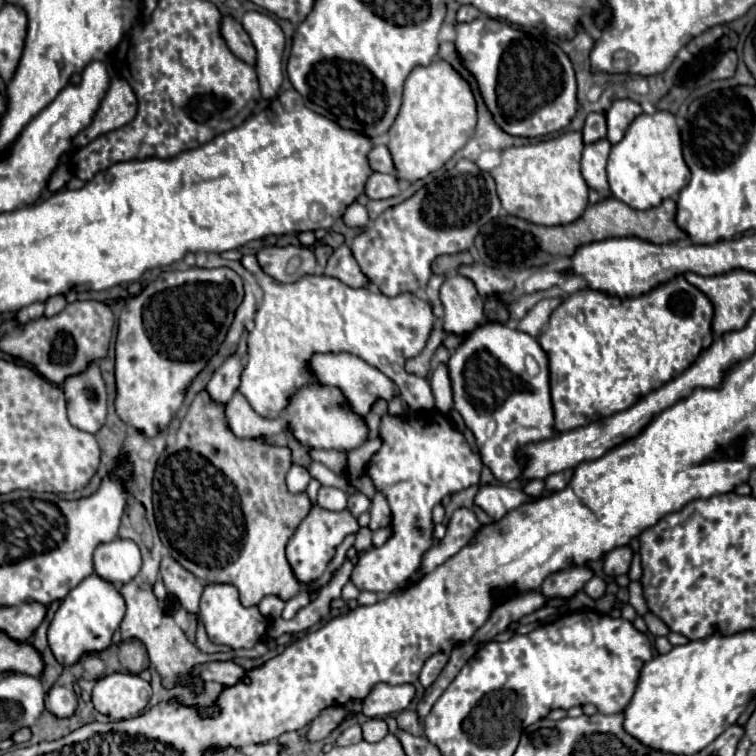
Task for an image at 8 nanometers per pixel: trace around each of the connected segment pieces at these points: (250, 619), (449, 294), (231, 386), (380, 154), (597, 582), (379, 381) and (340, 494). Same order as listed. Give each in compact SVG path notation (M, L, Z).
M211 584L205 586L205 592L201 596L201 620L207 630L207 638L213 644L225 644L231 648L253 648L259 640L265 638L269 620L261 616L257 606L245 608L239 602L239 592L231 584Z
M453 272L441 286L441 302L445 308L443 328L453 334L465 334L475 330L483 320L483 298L475 284Z
M233 354L213 372L205 390L209 392L209 396L215 404L227 404L231 400L233 392L239 386L241 370L243 370L243 366L239 364L239 358Z
M377 144L371 154L369 154L369 162L371 162L371 168L375 172L383 172L383 174L395 174L395 164L391 160L391 152L385 144Z
M593 576L593 578L585 584L583 592L587 592L593 600L599 600L599 598L605 594L605 588L607 588L605 580L603 580L603 578L599 578L599 576Z
M339 352L339 354L315 354L311 356L309 360L309 372L313 374L313 382L319 384L319 386L331 386L331 388L337 388L341 390L345 402L349 404L349 408L359 414L359 416L365 416L373 402L377 398L385 398L385 400L391 400L397 392L393 380L389 380L383 372L379 372L377 368L369 366L367 362L363 362L361 358L353 356L353 354L347 354L347 352Z
M321 486L319 488L319 498L317 498L317 504L321 508L327 508L327 510L343 510L347 506L347 494L339 488L327 488L327 486Z

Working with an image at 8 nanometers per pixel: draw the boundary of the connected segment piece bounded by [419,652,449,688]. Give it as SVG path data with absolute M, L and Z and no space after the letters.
M437 652L437 654L429 656L429 658L425 660L423 668L421 668L419 682L421 682L425 688L427 688L427 686L431 686L431 684L435 682L435 678L441 674L441 670L445 668L447 660L449 660L449 656L447 656L445 652Z

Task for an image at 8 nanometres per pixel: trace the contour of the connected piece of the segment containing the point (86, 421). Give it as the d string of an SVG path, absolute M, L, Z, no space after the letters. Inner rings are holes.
M97 362L63 382L69 422L89 434L95 434L107 418L107 386Z

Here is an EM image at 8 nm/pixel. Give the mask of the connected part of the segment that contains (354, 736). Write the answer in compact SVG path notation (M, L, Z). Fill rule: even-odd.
M349 724L347 728L341 730L341 734L337 736L337 746L349 746L349 744L357 744L361 742L363 736L361 736L361 726L359 724Z

